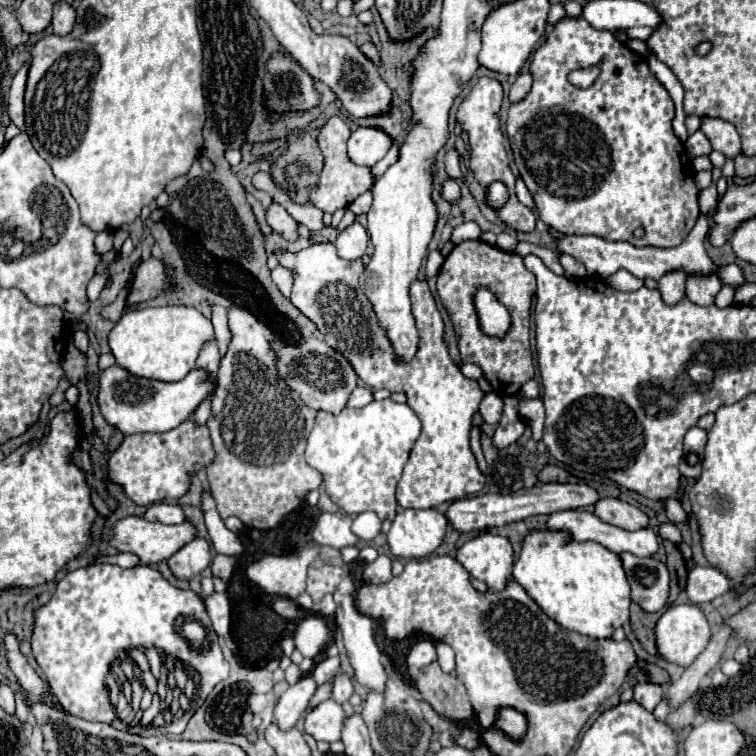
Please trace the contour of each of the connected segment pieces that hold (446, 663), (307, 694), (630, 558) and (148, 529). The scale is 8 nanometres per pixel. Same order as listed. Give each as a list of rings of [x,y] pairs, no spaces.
[[[438,642],[436,652],[438,652],[438,664],[442,666],[442,670],[444,672],[454,672],[454,650],[448,644]]]
[[[304,674],[298,684],[290,686],[280,696],[280,700],[274,708],[274,724],[284,732],[292,730],[298,724],[298,720],[302,718],[302,714],[306,712],[314,690],[316,690],[314,678],[310,674]]]
[[[630,552],[620,554],[626,570],[632,600],[646,612],[658,612],[668,600],[668,568],[656,558],[636,558]]]
[[[128,516],[128,518],[116,522],[112,544],[120,552],[134,552],[142,560],[142,564],[150,566],[150,564],[158,564],[162,560],[168,560],[172,554],[176,554],[182,546],[192,542],[196,536],[198,536],[198,530],[192,520],[184,520],[182,524],[168,526],[168,524],[160,524],[160,522],[148,522],[138,516]]]

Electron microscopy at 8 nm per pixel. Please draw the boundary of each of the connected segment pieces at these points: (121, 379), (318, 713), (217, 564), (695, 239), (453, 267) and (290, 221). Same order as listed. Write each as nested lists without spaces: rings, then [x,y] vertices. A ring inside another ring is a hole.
[[[112,366],[98,374],[100,380],[100,394],[98,406],[102,416],[110,426],[120,430],[122,434],[146,434],[146,432],[168,432],[178,428],[184,420],[192,418],[200,402],[214,394],[214,380],[216,376],[208,370],[194,368],[188,372],[186,378],[178,382],[162,382],[162,380],[148,380],[138,378],[126,372],[120,366]]]
[[[328,698],[326,702],[310,708],[306,712],[304,718],[304,730],[308,734],[312,734],[316,740],[324,740],[324,742],[336,742],[340,740],[340,730],[342,730],[342,722],[344,722],[344,710],[342,706]]]
[[[216,554],[214,560],[212,560],[212,564],[210,564],[210,570],[212,570],[214,576],[220,576],[220,578],[228,580],[230,574],[232,574],[232,570],[234,570],[234,564],[236,564],[236,560],[232,556]]]
[[[706,214],[700,216],[700,220],[696,222],[696,228],[692,228],[692,232],[686,236],[686,240],[674,248],[636,248],[628,242],[608,242],[604,238],[598,238],[598,236],[566,236],[564,240],[558,242],[558,248],[560,252],[564,254],[570,254],[574,256],[576,260],[580,260],[584,266],[586,266],[586,272],[590,278],[600,278],[600,280],[606,280],[610,274],[626,268],[630,274],[634,274],[636,278],[654,278],[654,280],[660,280],[664,274],[668,272],[674,272],[674,270],[682,270],[686,272],[688,276],[718,276],[722,284],[726,286],[732,286],[734,290],[740,288],[746,278],[744,278],[744,272],[738,264],[726,264],[726,266],[718,266],[714,264],[714,260],[706,254],[704,250],[704,232],[706,232],[706,226],[710,226]]]
[[[466,240],[458,244],[448,254],[438,274],[438,296],[442,298],[442,304],[452,320],[456,336],[460,336],[458,348],[462,362],[478,364],[486,380],[490,382],[492,390],[504,398],[514,396],[522,388],[522,384],[528,382],[535,374],[528,325],[534,292],[536,292],[536,278],[524,266],[522,256],[498,250],[482,240]],[[478,286],[492,288],[492,292],[500,296],[500,302],[508,306],[508,310],[512,312],[512,328],[508,330],[508,336],[504,340],[496,340],[480,332],[476,310],[472,304],[472,296]]]
[[[272,202],[272,204],[268,206],[268,210],[266,210],[266,222],[268,222],[268,226],[270,226],[274,232],[282,234],[288,242],[294,242],[294,240],[298,238],[296,220],[286,212],[284,206]]]

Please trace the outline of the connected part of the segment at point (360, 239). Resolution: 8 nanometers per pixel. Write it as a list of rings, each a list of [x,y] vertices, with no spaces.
[[[354,222],[344,232],[340,232],[338,240],[336,240],[338,256],[344,260],[362,258],[366,252],[366,246],[368,246],[368,232],[358,222]]]

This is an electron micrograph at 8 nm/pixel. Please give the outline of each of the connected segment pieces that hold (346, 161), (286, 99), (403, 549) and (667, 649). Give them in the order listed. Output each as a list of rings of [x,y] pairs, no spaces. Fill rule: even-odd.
[[[332,116],[324,126],[322,126],[322,132],[320,132],[320,138],[318,138],[318,144],[324,152],[324,170],[322,174],[318,176],[318,188],[312,192],[312,202],[316,208],[320,208],[322,212],[336,212],[338,208],[344,208],[348,206],[356,196],[368,192],[374,184],[374,178],[372,178],[372,170],[366,168],[366,166],[358,166],[354,164],[348,154],[346,154],[346,142],[348,142],[348,136],[350,136],[350,124],[344,116]]]
[[[274,56],[268,62],[264,90],[270,110],[306,110],[318,104],[318,94],[312,86],[312,76],[292,58]]]
[[[408,508],[396,516],[388,532],[388,544],[398,558],[426,558],[442,544],[446,516],[436,510]]]
[[[684,604],[684,606],[670,606],[662,618],[656,624],[656,644],[658,644],[658,652],[664,660],[678,664],[678,666],[690,666],[696,656],[708,646],[712,636],[710,624],[704,616],[704,612],[696,606],[696,604]]]

